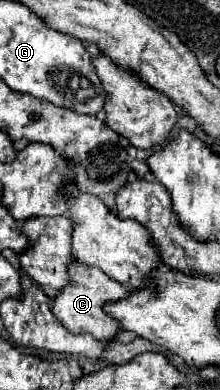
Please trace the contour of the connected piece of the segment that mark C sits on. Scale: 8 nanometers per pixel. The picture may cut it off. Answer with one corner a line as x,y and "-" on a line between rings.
71,264
69,274
73,282
61,290
61,296
53,298
53,314
57,316
57,320
63,322
69,328
69,332
87,332
87,334
93,334
97,340
115,340
117,334
121,332
121,324
115,322
113,316
109,316
103,310
103,306
127,298
131,290
111,280
105,272
93,266

